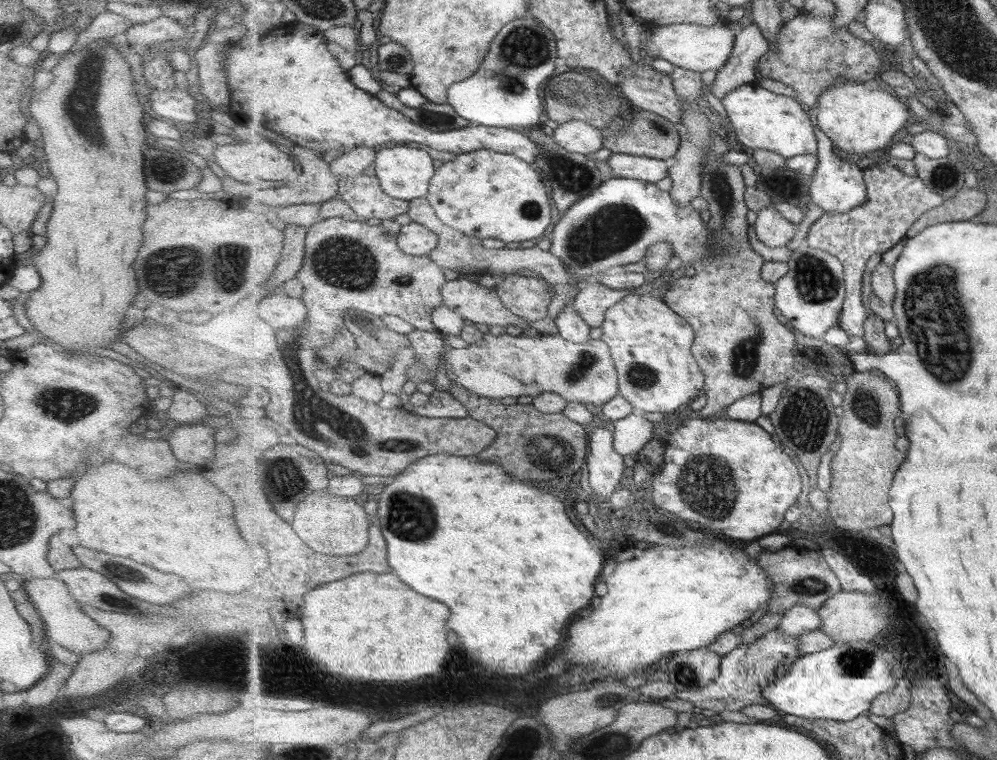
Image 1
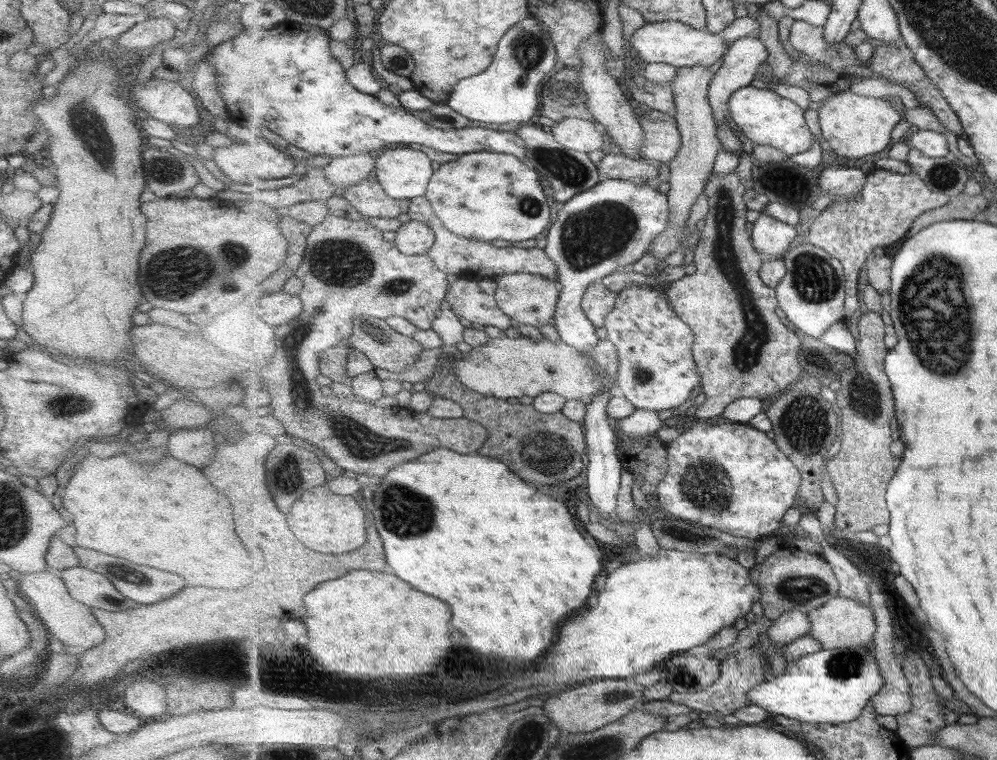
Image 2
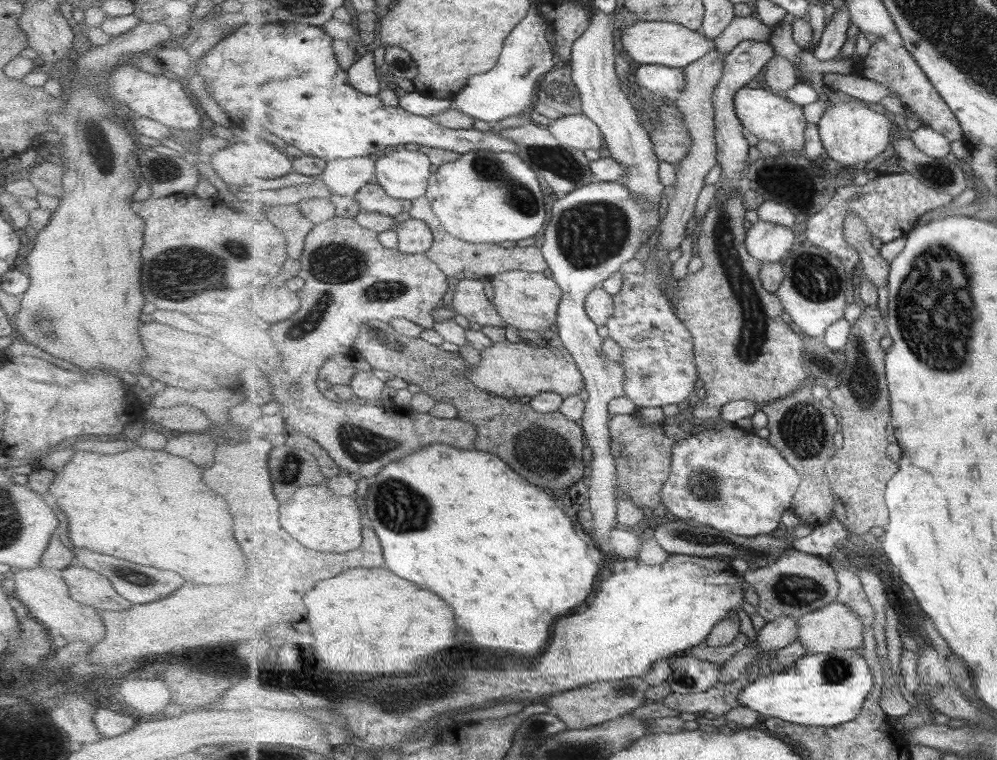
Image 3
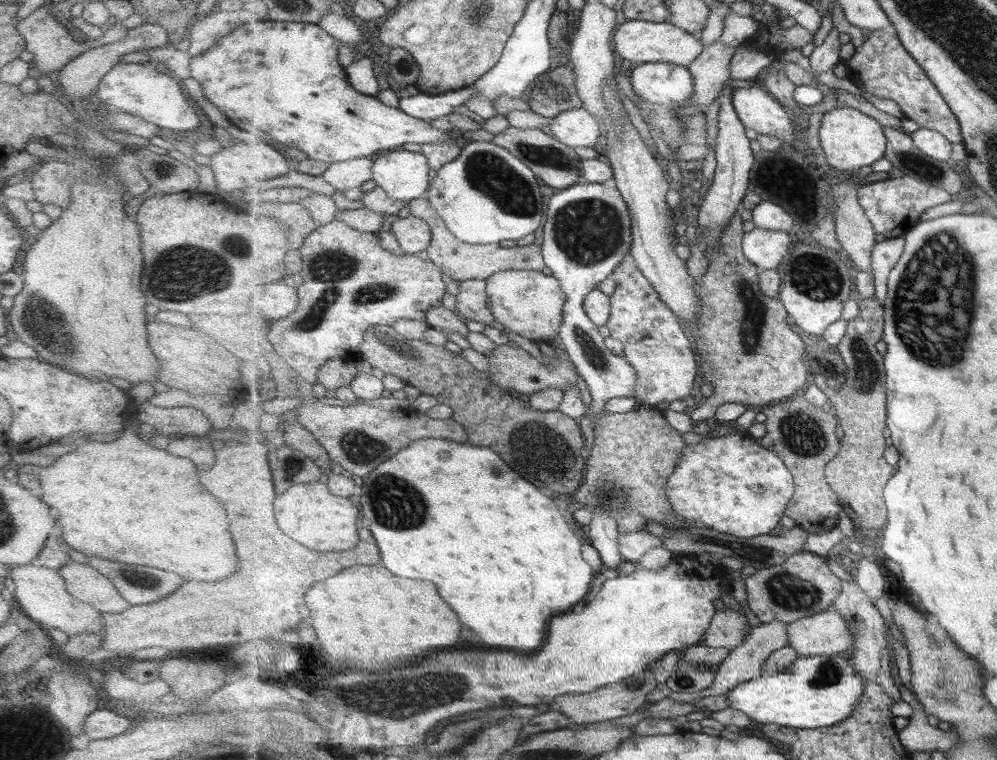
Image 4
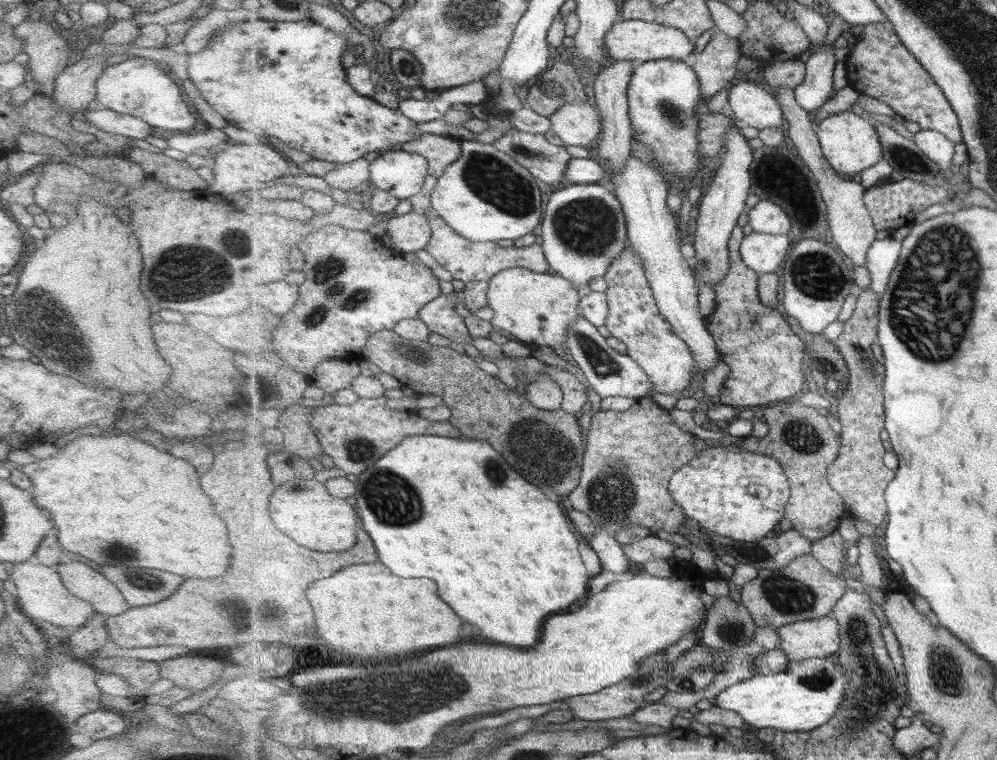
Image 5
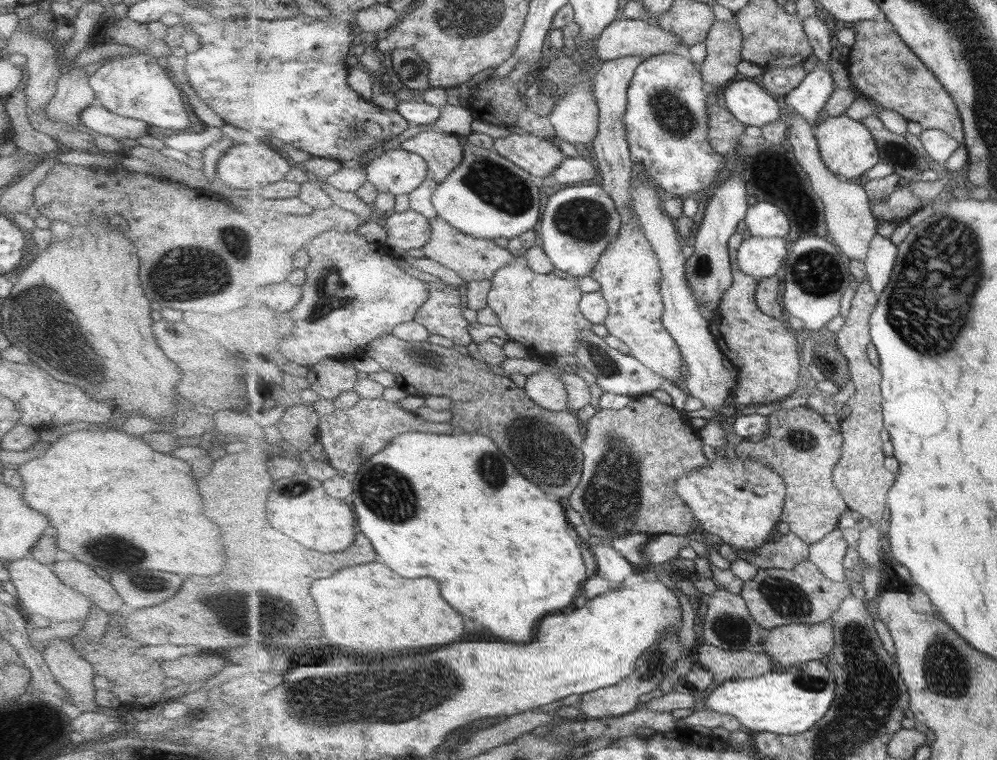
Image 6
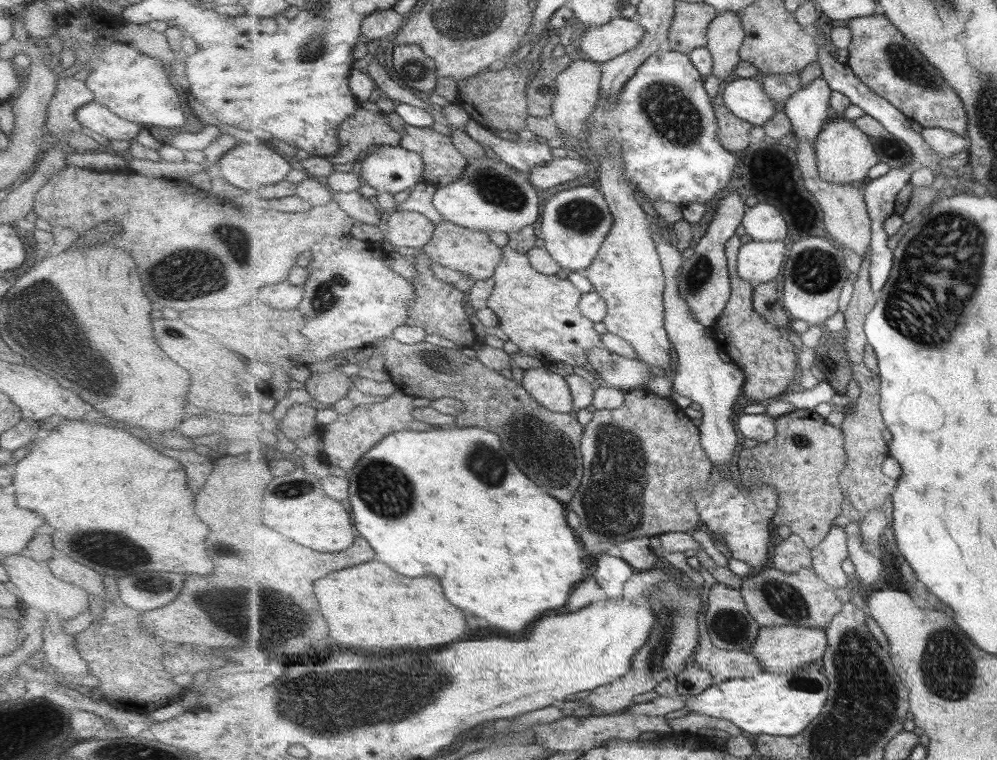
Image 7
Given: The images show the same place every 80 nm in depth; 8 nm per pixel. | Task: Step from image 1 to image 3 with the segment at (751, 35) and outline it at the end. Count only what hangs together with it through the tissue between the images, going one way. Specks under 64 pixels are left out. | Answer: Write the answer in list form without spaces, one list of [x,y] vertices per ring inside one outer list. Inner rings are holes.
[[[748,40],[736,46],[736,48],[725,58],[725,70],[723,78],[716,86],[714,94],[715,103],[715,130],[717,143],[717,162],[722,167],[718,186],[720,187],[720,200],[726,202],[728,194],[738,190],[739,182],[743,178],[743,172],[747,171],[747,160],[749,160],[749,148],[751,144],[745,138],[745,128],[736,111],[735,97],[741,88],[751,82],[763,68],[768,67],[769,62],[775,57],[775,50],[769,42]]]

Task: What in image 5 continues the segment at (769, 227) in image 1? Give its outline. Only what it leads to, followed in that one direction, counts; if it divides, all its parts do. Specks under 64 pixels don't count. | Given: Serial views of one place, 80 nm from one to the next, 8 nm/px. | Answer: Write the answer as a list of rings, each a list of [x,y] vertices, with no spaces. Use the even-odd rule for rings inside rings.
[[[752,232],[740,246],[740,253],[745,264],[757,275],[781,273],[784,260],[791,251],[791,242],[783,234],[761,234]]]

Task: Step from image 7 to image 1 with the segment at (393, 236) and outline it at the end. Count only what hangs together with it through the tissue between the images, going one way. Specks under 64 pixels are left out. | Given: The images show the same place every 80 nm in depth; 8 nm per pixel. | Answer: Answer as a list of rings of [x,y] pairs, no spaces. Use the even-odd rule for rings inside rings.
[[[418,222],[403,225],[397,237],[403,252],[418,257],[428,256],[440,241],[438,234]]]

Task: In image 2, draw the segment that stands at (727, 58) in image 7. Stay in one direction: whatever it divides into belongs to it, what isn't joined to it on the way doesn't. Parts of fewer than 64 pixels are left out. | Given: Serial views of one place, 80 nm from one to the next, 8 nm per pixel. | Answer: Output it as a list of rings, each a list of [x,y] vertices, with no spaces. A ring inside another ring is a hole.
[[[707,66],[684,67],[678,70],[677,78],[672,84],[674,89],[674,101],[676,102],[676,119],[682,135],[682,146],[679,154],[673,162],[669,162],[669,184],[667,192],[670,208],[670,223],[668,227],[652,242],[651,252],[663,265],[663,260],[682,250],[681,241],[684,238],[684,228],[691,218],[691,208],[695,206],[697,198],[704,194],[706,186],[710,182],[715,166],[715,160],[719,156],[719,150],[723,149],[722,142],[715,128],[716,118],[712,109],[709,93],[713,77],[716,74]]]

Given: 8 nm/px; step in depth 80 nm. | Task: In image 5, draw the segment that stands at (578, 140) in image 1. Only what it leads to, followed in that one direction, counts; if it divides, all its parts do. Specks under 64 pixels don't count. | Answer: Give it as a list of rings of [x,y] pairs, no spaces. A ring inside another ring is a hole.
[[[587,101],[564,104],[550,116],[552,130],[564,145],[591,149],[600,138],[602,120],[597,109]]]

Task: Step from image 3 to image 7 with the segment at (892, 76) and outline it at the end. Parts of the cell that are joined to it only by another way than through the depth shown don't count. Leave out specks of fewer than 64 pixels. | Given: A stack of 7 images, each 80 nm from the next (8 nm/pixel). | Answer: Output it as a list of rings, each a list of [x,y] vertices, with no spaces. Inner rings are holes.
[[[885,14],[853,18],[846,23],[853,33],[847,66],[869,88],[923,128],[941,128],[967,137],[969,115],[955,87],[945,80],[939,69],[925,60],[916,44],[900,32]]]

